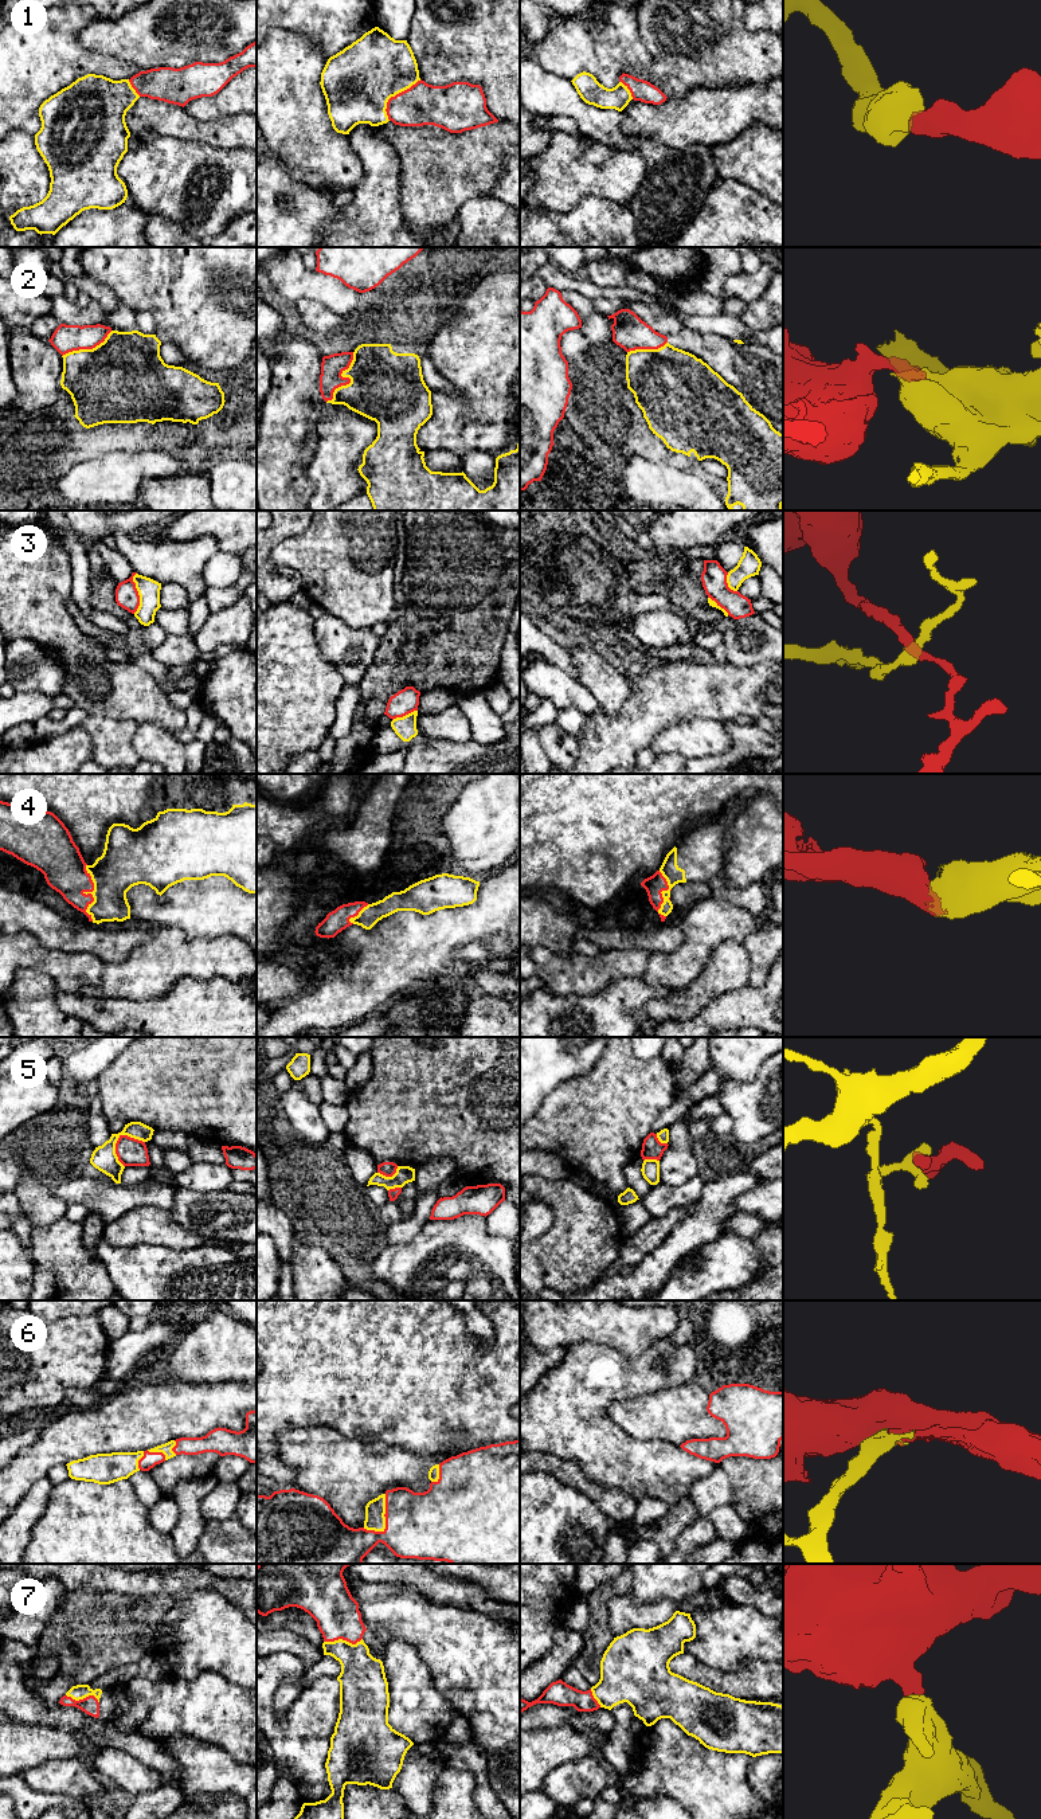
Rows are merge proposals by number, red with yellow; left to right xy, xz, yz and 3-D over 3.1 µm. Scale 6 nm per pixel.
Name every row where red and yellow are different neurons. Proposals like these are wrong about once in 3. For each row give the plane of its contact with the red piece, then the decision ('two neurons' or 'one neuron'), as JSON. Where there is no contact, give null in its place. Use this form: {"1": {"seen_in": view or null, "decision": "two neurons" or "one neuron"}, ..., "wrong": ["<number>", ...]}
{"1": {"seen_in": "xz", "decision": "one neuron"}, "2": {"seen_in": "xz", "decision": "two neurons"}, "3": {"seen_in": "xy", "decision": "two neurons"}, "4": {"seen_in": "xy", "decision": "one neuron"}, "5": {"seen_in": "xy", "decision": "two neurons"}, "6": {"seen_in": "xz", "decision": "one neuron"}, "7": {"seen_in": "xz", "decision": "one neuron"}, "wrong": ["2", "3", "5"]}

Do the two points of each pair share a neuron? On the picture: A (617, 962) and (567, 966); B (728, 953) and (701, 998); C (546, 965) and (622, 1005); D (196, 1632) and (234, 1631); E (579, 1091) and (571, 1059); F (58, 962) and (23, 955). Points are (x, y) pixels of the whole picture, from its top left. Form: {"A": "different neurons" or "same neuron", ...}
{"A": "same neuron", "B": "same neuron", "C": "different neurons", "D": "same neuron", "E": "different neurons", "F": "same neuron"}

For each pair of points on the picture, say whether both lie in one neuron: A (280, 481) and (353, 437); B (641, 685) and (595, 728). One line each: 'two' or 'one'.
A: two
B: one

